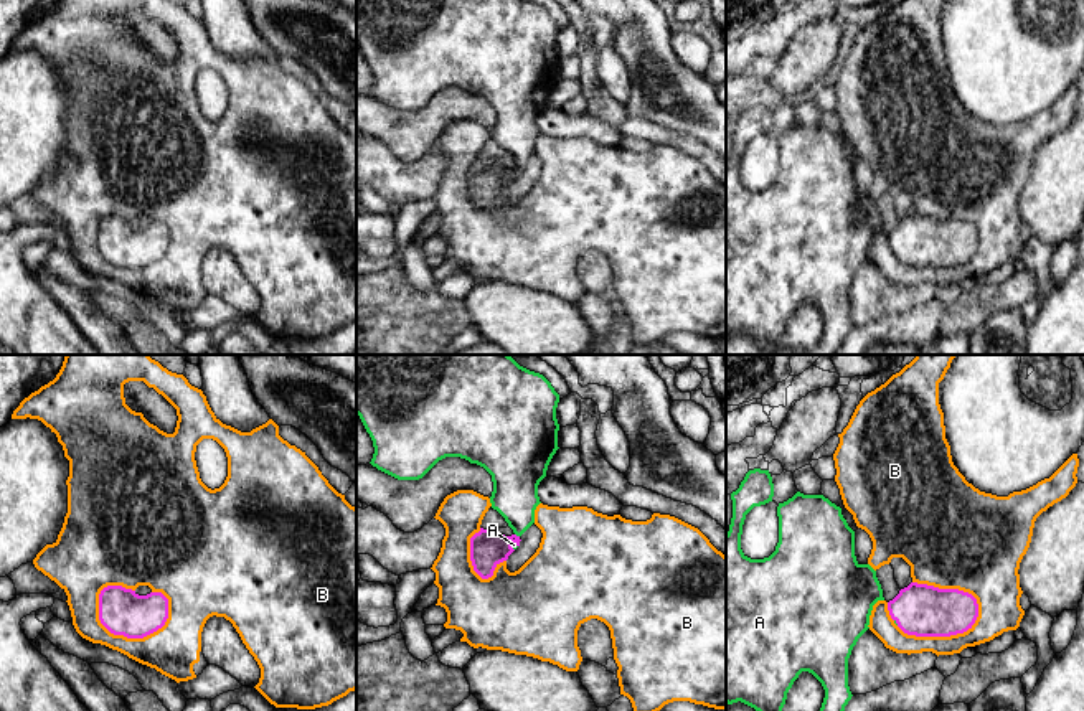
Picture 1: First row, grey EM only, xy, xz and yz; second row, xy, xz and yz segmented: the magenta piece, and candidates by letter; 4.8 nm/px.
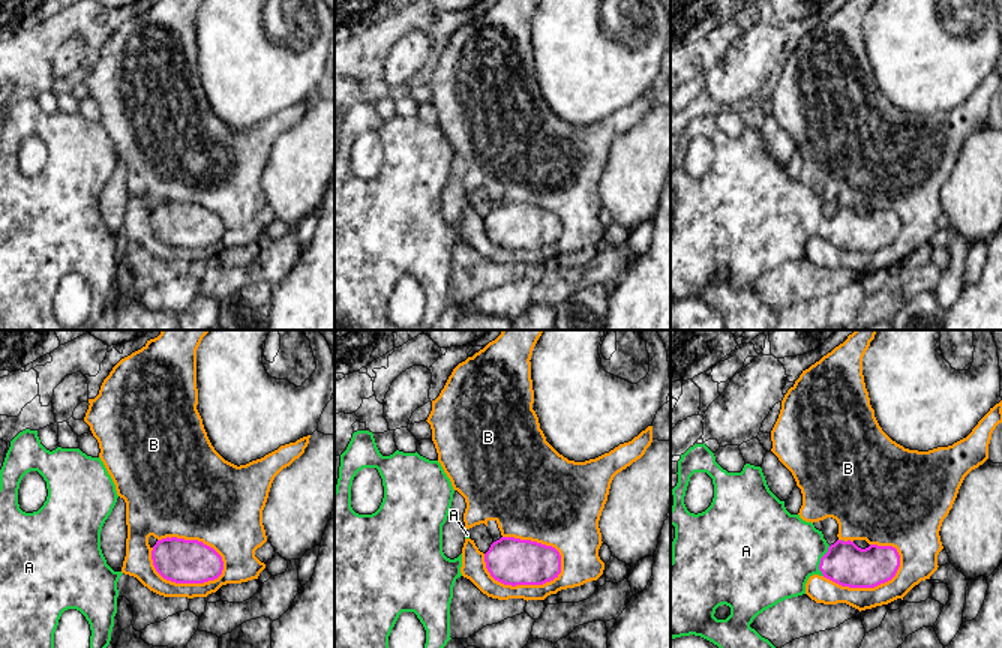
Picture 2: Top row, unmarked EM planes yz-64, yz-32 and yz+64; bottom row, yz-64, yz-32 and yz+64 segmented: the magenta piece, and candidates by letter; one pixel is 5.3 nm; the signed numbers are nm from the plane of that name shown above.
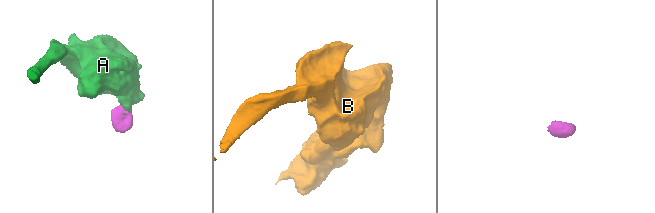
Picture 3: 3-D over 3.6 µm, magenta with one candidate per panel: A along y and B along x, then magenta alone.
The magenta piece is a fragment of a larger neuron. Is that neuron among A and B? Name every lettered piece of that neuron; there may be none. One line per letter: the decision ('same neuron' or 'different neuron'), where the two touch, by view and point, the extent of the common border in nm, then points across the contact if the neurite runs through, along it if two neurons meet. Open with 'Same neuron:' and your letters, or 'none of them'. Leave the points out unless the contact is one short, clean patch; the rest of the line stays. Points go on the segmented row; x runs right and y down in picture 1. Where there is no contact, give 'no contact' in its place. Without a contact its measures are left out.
Same neuron: A
A: same neuron | xz (515, 535) | 30 nm | across xz (487, 550), (504, 546), (515, 535), (515, 497)
B: different neuron | xy (142, 637) | 360 nm

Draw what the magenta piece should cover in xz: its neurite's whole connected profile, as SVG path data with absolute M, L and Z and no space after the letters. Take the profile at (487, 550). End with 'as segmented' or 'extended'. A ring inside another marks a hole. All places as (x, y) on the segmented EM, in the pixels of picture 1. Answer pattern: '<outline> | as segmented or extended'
M356 355L356 414L373 440L373 467L398 480L419 480L439 460L460 457L492 475L492 508L505 518L513 534L480 528L470 538L470 561L482 579L493 576L495 567L508 559L520 546L520 536L535 523L535 510L541 503L538 485L559 449L558 403L559 394L551 383L520 366L510 355Z | extended

